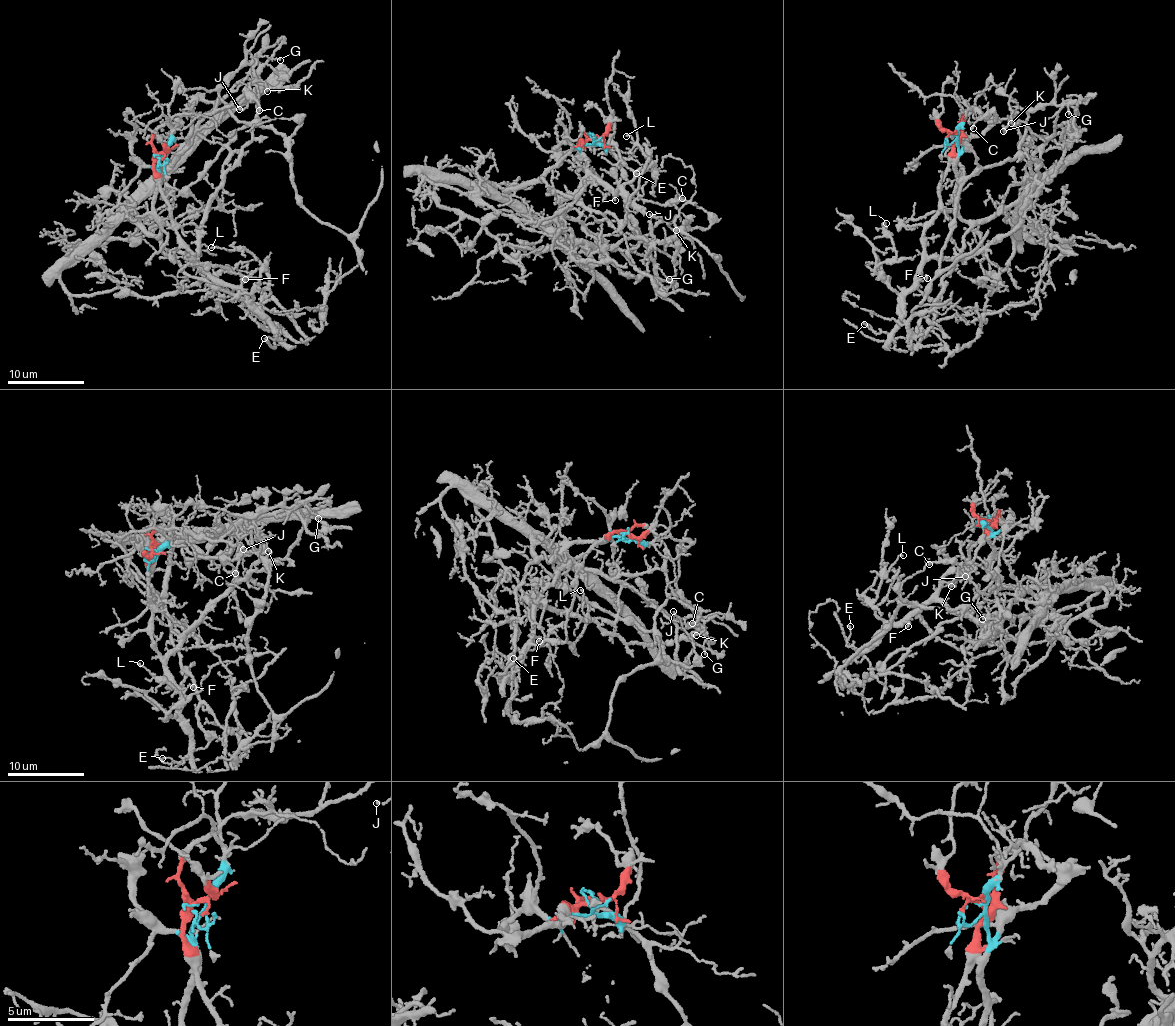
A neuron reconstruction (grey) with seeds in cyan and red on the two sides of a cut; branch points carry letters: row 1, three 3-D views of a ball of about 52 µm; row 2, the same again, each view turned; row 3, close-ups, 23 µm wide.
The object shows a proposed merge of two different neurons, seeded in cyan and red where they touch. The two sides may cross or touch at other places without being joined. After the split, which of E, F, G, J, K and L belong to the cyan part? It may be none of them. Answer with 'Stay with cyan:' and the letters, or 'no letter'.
Stay with cyan: G, J, K

